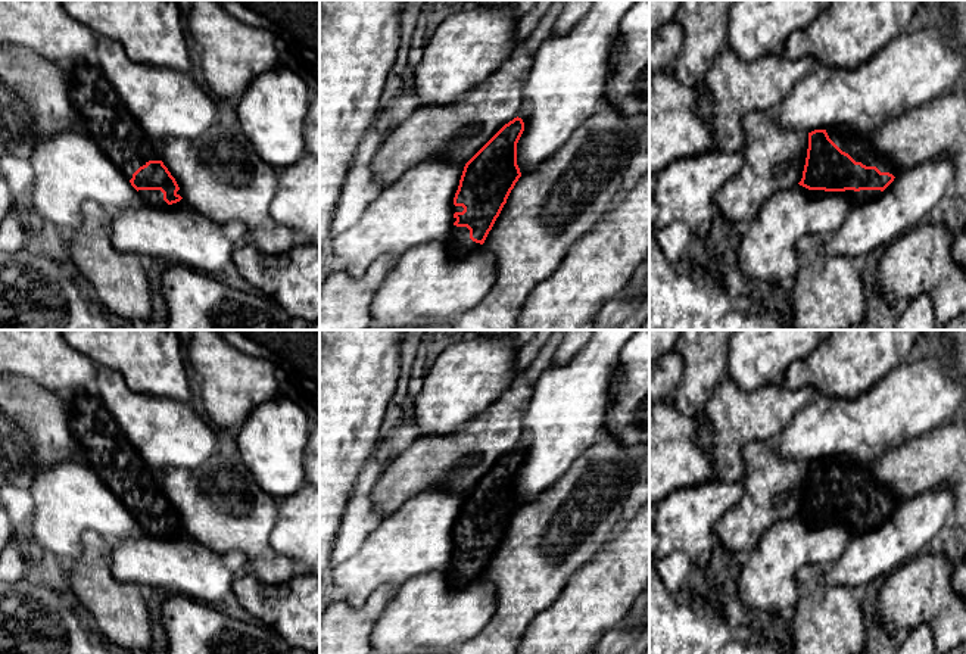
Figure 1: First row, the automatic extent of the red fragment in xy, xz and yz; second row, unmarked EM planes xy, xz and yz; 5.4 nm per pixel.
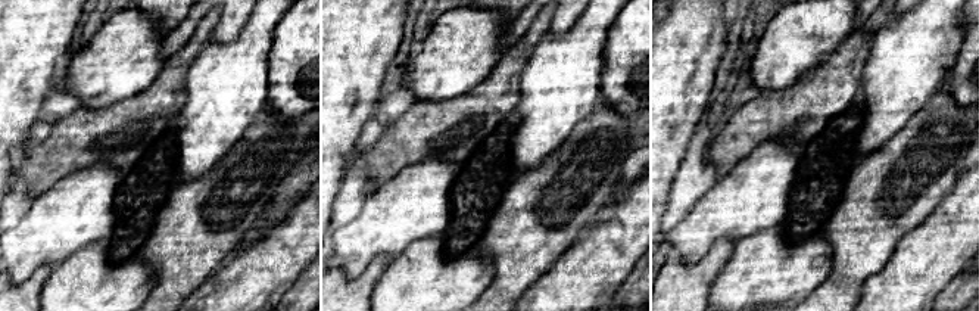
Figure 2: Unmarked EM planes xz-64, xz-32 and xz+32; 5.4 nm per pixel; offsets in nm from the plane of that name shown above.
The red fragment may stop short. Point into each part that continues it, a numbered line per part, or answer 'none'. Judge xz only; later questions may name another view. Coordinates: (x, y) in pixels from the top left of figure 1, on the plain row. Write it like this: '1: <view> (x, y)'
1: xz (458, 570)

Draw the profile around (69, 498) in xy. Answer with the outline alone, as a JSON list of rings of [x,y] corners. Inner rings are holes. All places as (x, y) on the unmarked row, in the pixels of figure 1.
[[[81,458],[38,473],[29,488],[35,513],[27,529],[63,563],[82,552],[82,533],[93,530],[115,544],[141,532],[125,504]]]

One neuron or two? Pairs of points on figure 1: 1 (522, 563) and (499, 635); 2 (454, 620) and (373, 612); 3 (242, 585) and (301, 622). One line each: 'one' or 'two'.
1: one
2: two
3: one

